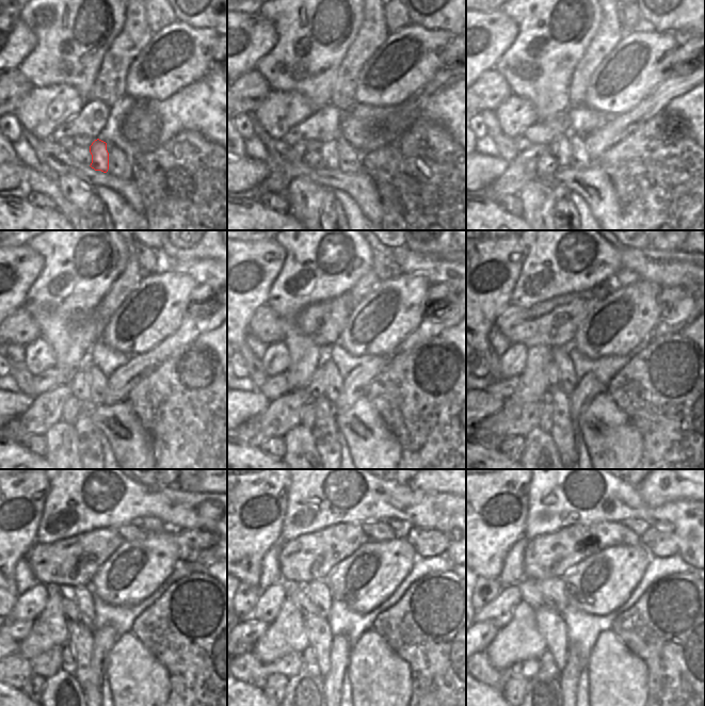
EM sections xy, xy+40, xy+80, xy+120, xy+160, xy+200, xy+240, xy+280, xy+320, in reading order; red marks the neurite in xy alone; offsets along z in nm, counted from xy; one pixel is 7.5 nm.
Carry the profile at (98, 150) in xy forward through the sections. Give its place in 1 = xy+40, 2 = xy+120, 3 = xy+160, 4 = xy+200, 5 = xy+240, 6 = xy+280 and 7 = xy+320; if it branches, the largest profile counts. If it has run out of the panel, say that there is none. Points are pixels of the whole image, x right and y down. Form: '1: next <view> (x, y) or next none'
1: next xy+40 (329, 150)
2: next xy+120 (79, 385)
3: next xy+160 (316, 387)
4: next xy+200 (553, 370)
5: next xy+240 (70, 610)
6: next xy+280 (297, 593)
7: next xy+320 (530, 592)

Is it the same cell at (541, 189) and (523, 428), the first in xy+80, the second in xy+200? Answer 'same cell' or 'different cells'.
different cells

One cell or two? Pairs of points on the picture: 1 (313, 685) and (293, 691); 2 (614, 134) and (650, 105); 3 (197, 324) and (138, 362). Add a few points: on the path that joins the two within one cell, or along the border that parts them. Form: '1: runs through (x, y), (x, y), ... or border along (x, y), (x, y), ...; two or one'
1: runs through (308, 689), (306, 691), (298, 691); one
2: runs through (623, 126), (641, 113); one
3: runs through (182, 336), (153, 358); one

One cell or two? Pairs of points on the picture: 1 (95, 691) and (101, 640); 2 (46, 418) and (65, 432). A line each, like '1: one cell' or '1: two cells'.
1: one cell
2: two cells

